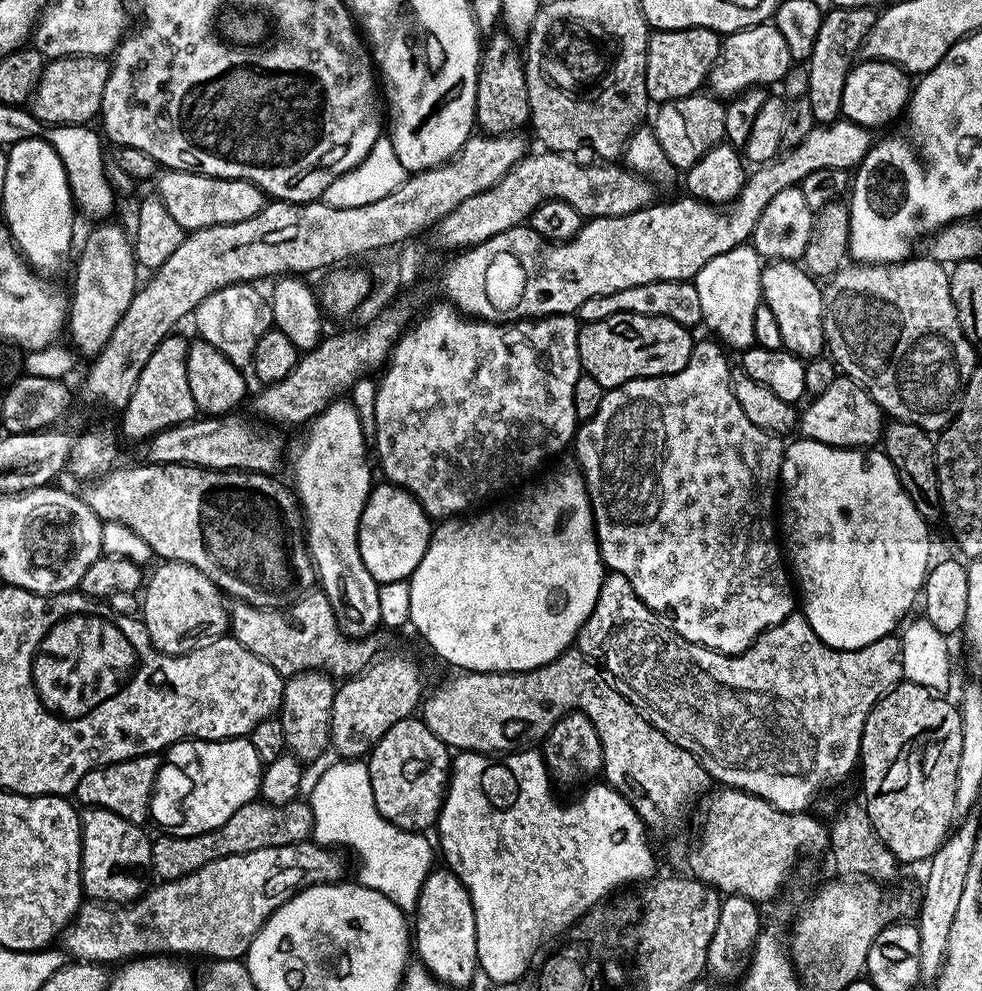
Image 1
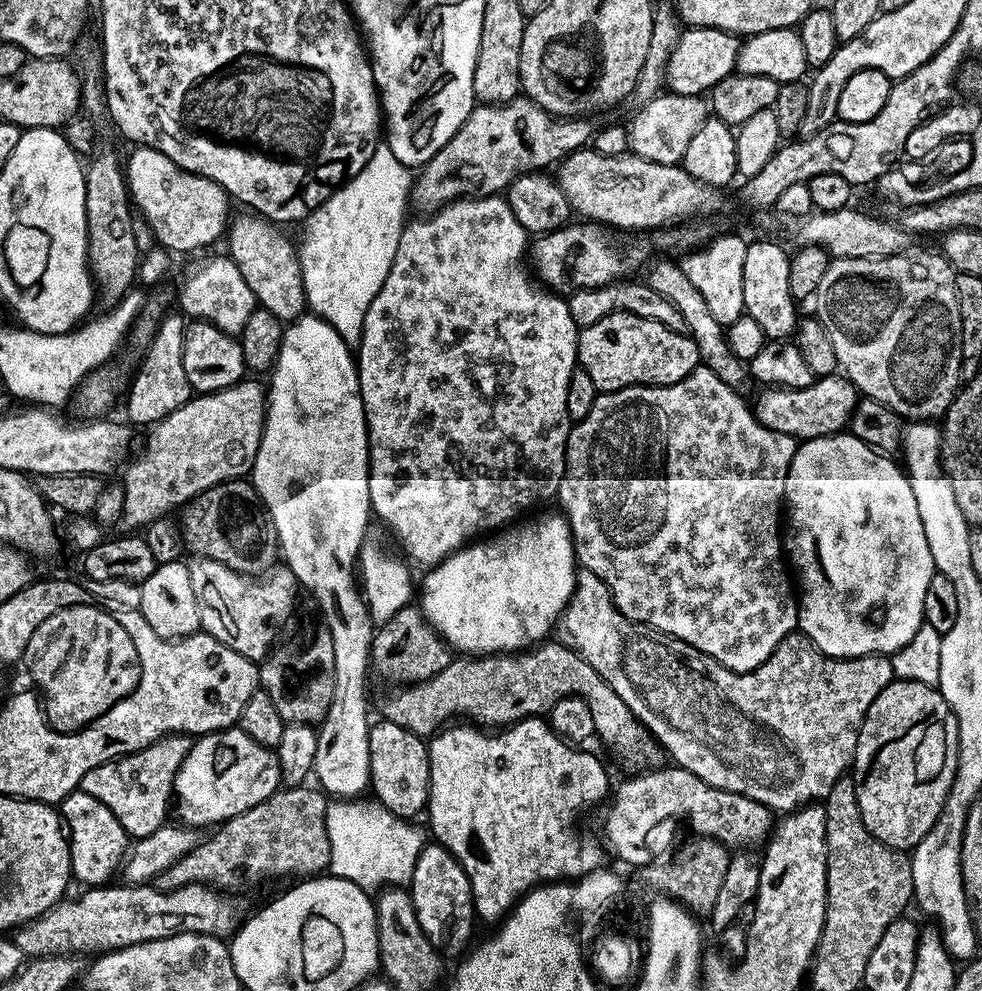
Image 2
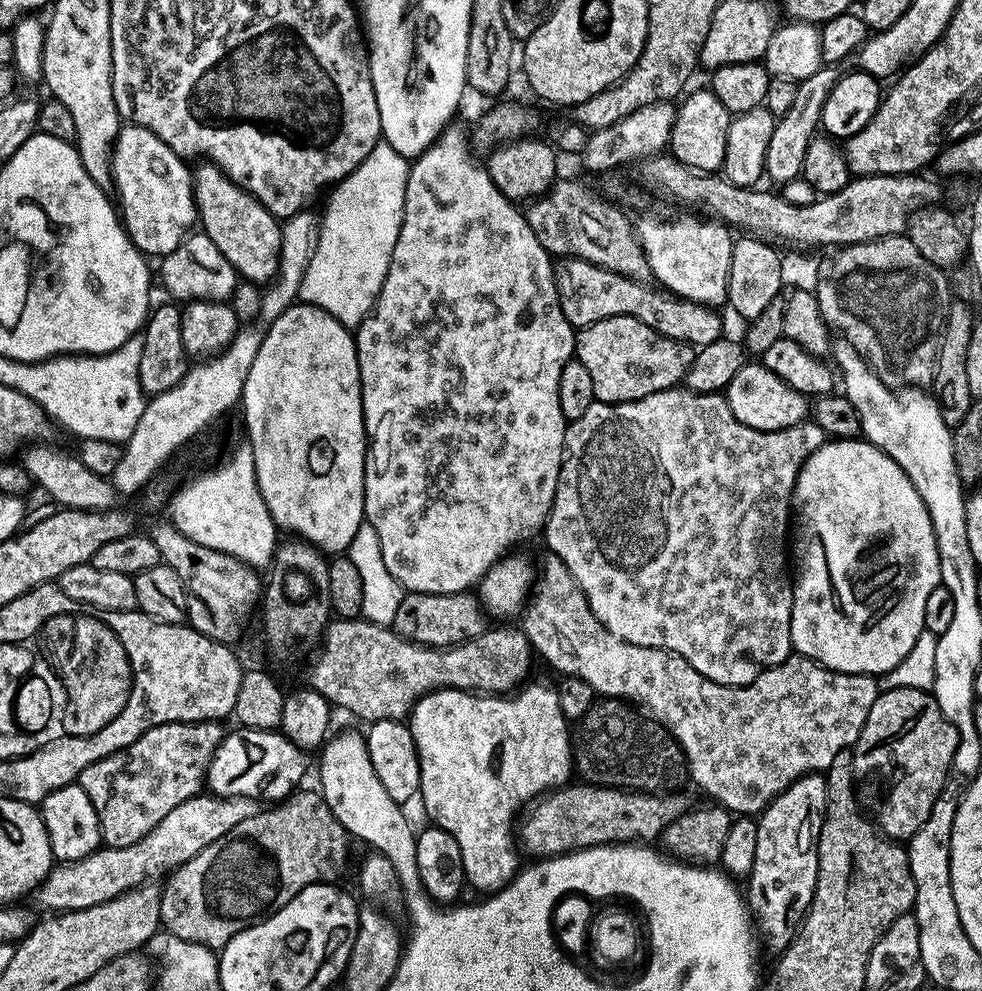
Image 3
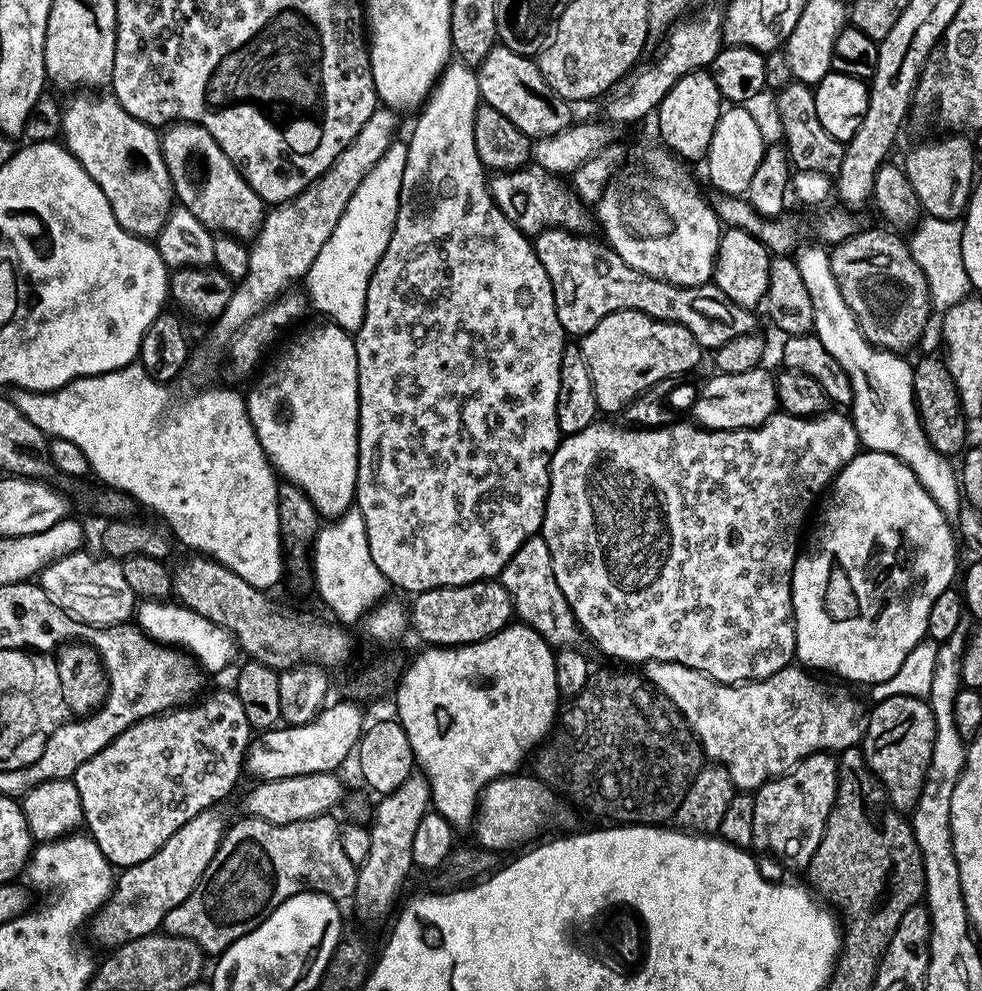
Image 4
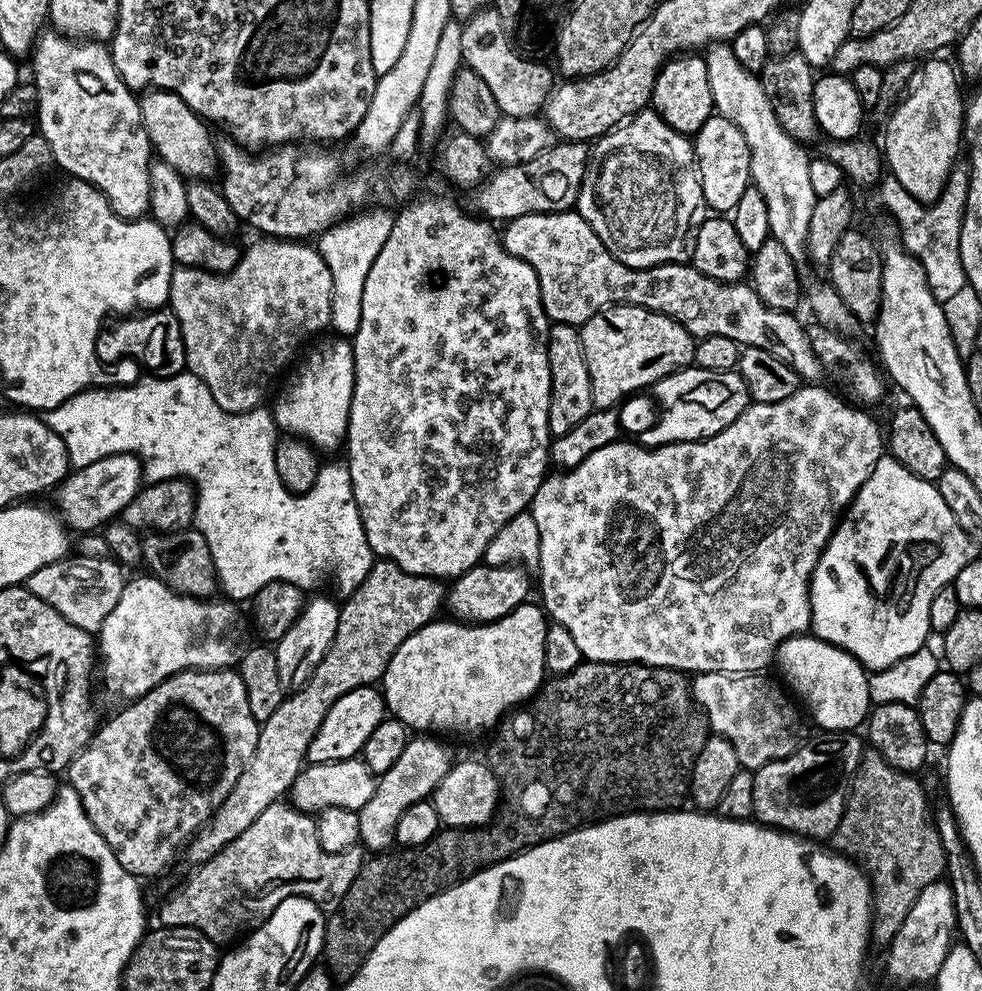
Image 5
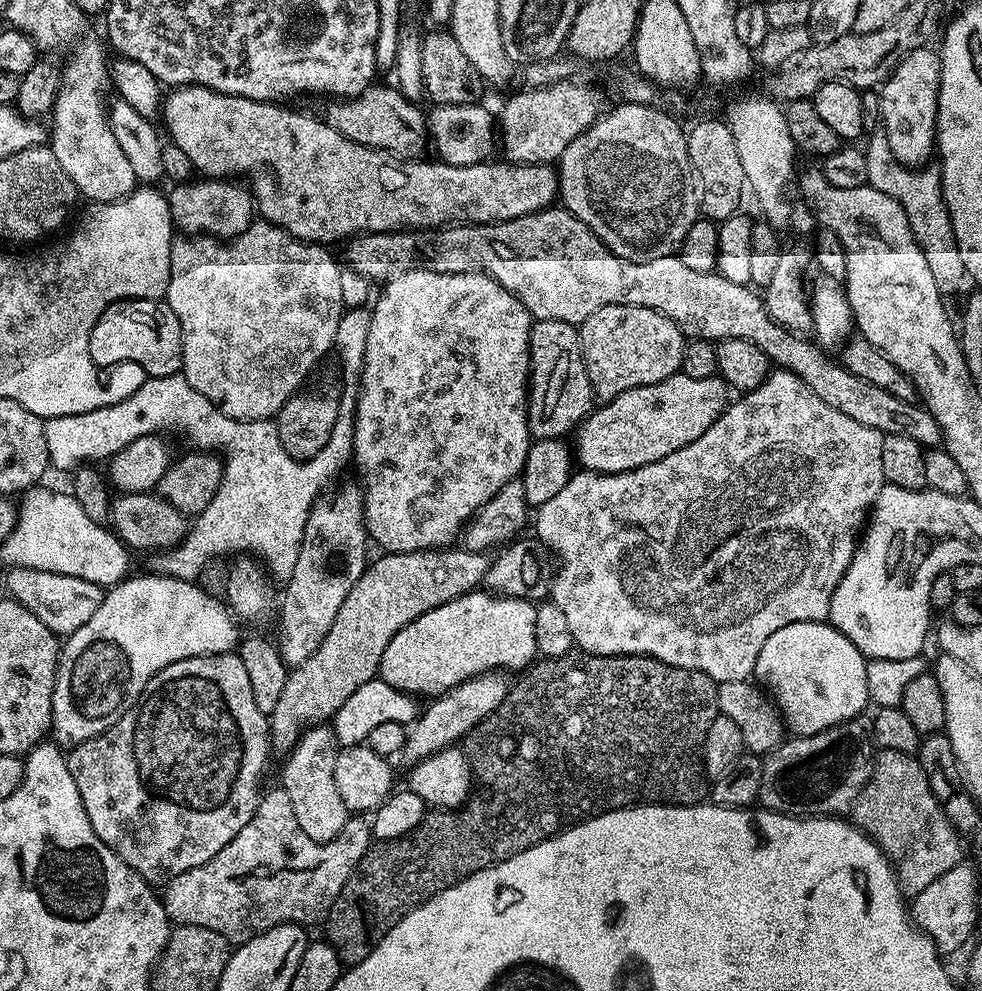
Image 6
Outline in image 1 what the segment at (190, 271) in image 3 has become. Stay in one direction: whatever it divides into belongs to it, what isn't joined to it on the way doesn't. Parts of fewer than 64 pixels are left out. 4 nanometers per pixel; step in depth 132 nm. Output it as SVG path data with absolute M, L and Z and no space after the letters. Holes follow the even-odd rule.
M255 283L231 284L222 290L214 290L197 306L194 313L196 333L199 339L210 342L214 350L222 350L234 366L244 370L254 358L254 350L262 336L274 328L272 323L272 305L269 297L259 292Z

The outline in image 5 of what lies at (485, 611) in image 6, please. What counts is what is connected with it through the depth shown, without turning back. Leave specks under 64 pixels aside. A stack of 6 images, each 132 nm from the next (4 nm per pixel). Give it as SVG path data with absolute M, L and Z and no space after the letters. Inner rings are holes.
M539 603L519 604L510 614L489 624L466 624L455 618L437 618L422 626L390 658L382 677L387 711L420 734L484 732L495 729L509 710L529 701L546 679L544 643L549 621Z

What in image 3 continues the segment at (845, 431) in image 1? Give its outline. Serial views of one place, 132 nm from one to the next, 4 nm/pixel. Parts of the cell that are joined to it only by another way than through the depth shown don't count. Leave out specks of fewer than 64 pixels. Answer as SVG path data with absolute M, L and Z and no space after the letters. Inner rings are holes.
M745 362L729 382L726 395L734 418L738 418L738 422L754 430L777 432L795 424L805 423L810 416L809 397L786 386L786 382L782 382L778 374L770 374L770 370L766 370L762 362L756 362L756 364Z

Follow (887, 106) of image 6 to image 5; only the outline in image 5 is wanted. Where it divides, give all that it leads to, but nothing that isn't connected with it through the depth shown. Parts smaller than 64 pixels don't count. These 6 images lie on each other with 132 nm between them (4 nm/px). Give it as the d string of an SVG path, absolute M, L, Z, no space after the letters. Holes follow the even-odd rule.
M928 58L924 64L915 69L912 83L908 85L903 96L891 109L888 116L888 125L884 128L884 144L882 155L887 171L894 179L902 184L903 189L922 204L932 204L942 194L943 188L950 178L951 167L961 155L962 137L964 135L965 97L960 97L960 80L957 69L948 60Z

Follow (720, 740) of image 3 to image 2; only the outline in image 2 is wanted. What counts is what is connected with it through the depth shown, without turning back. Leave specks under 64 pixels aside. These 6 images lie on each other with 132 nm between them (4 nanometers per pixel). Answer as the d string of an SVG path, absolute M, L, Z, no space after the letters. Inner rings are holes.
M583 570L576 573L576 589L570 598L570 602L564 608L564 613L560 615L560 619L556 622L554 636L559 643L574 649L583 660L590 662L590 666L594 666L594 670L598 670L598 674L611 686L614 694L618 694L618 698L622 698L622 702L626 702L626 706L630 706L633 714L655 736L665 753L671 759L672 756L676 759L673 761L679 767L690 770L690 774L698 774L698 778L702 778L702 782L706 782L710 786L737 792L746 798L754 798L780 814L787 814L801 806L823 801L824 797L830 794L836 779L849 771L852 755L856 753L860 727L874 702L874 698L878 698L878 694L882 694L885 686L892 683L894 679L892 661L887 655L877 654L875 656L853 656L851 658L826 656L823 652L819 652L808 641L807 636L803 634L787 636L774 650L774 654L770 654L770 658L766 662L762 662L762 666L758 666L754 672L731 672L730 669L723 668L714 658L699 652L694 646L690 646L681 640L675 640L673 636L650 634L645 625L638 624L635 620L627 620L616 609L610 590L602 582L602 578L598 578L598 574L590 574Z

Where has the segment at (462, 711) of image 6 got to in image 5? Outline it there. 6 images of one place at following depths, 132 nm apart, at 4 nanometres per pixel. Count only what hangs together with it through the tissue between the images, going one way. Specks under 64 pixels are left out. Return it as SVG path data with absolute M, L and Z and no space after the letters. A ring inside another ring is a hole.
M432 734L413 735L406 742L406 750L402 750L402 755L394 761L394 766L379 773L374 795L370 797L370 802L366 802L366 806L359 810L359 843L369 853L387 852L396 844L396 827L403 811L414 802L429 799L433 788L436 788L438 782L452 769L454 755L452 756L451 750L440 740L443 739Z

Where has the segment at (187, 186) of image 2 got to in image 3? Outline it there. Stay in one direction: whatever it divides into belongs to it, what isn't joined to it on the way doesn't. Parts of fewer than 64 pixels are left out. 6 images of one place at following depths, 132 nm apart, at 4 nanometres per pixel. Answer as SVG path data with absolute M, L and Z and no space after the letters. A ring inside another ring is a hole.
M137 124L121 127L116 145L112 147L112 182L114 192L120 195L118 208L122 213L124 230L134 242L137 250L143 252L145 257L169 256L179 246L181 240L193 231L197 223L196 194L192 187L192 172L184 164L187 163L178 154L174 154L174 150L170 150L170 146L162 142L162 138L158 138L150 130Z

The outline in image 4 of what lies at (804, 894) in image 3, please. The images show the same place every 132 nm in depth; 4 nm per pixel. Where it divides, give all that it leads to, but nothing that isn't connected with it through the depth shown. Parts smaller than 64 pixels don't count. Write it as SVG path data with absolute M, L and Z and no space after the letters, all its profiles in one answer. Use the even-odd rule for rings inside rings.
M831 751L811 752L805 760L800 760L788 772L767 780L761 788L754 792L754 838L753 845L758 849L765 848L773 852L780 860L785 860L792 868L807 869L814 858L814 850L818 850L818 842L822 842L824 823L828 820L830 810L834 806L836 787L838 786L838 760Z

